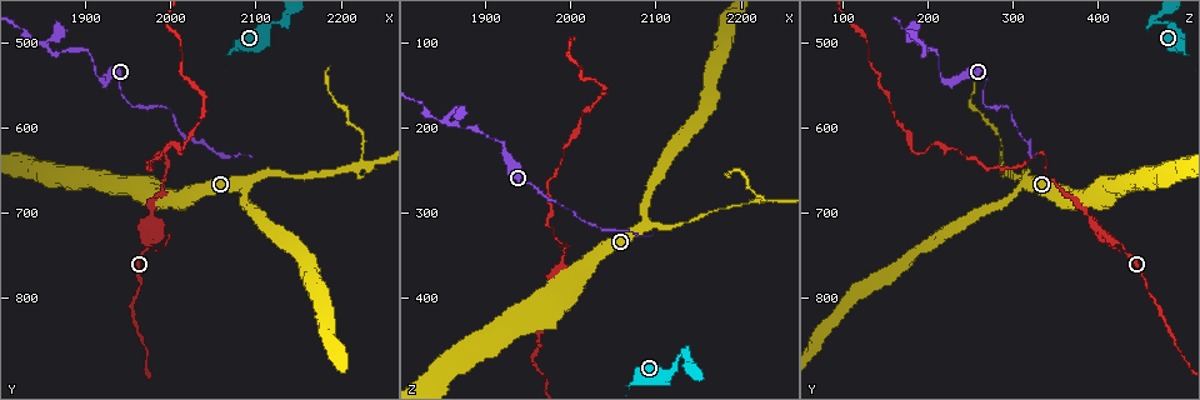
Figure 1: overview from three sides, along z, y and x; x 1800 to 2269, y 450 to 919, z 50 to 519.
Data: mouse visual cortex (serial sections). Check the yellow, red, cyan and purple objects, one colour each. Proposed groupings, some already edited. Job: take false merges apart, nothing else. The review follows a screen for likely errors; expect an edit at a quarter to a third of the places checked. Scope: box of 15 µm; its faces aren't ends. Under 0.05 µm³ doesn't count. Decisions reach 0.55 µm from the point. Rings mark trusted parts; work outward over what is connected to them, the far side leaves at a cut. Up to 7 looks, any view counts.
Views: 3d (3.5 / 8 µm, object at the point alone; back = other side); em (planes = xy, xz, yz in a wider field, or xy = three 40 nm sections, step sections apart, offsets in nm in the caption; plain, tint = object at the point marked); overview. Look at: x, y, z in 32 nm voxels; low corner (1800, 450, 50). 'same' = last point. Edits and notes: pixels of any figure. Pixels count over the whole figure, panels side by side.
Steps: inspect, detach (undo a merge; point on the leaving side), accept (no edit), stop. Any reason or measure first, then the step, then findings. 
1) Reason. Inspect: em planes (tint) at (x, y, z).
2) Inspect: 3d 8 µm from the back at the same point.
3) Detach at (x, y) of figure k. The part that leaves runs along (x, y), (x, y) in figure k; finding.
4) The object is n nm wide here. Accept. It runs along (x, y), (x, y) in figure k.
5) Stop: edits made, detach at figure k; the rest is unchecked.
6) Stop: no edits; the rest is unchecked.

Abrupt turn. Inspect: 3d 3.5 µm at (1990, 630, 335).

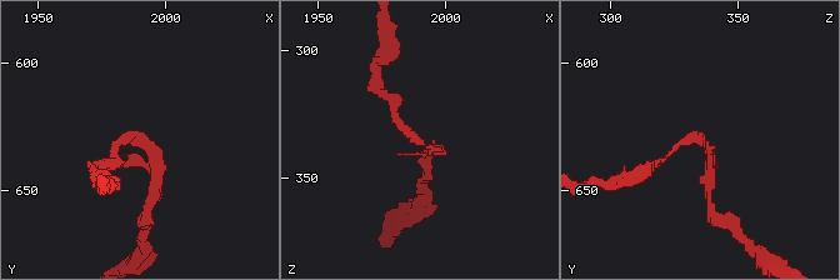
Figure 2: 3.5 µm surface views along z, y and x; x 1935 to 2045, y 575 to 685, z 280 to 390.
The arms are 100, 150 nm wide. Inspect: em xy step 2 (tint) at (1989, 629, 335).

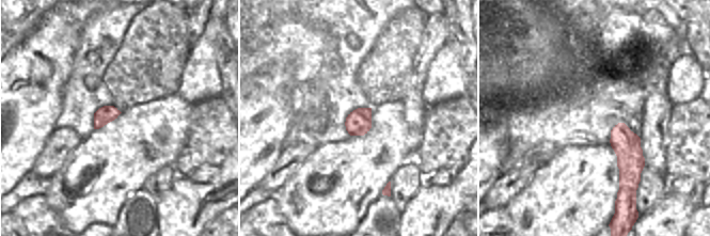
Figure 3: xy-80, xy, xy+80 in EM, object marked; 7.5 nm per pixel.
The object is 190 nm wide here. Accept. It runs along (426, 154), (380, 86) in figure 2; one cell here.

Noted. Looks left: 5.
Arms part here. Inspect: 3d 8 µm at (2220, 640, 290).

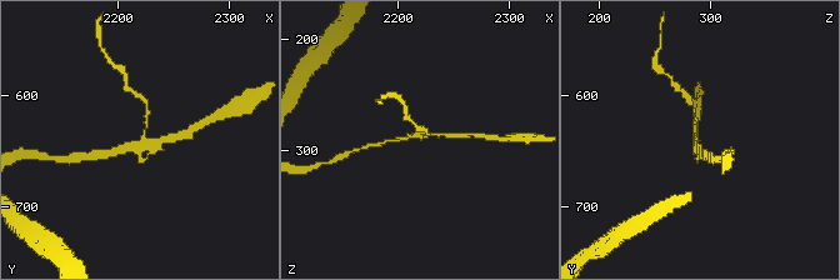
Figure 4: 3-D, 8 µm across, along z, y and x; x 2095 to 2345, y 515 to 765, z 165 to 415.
Inspect: em xy step 1 (tint) at (2216, 644, 288).

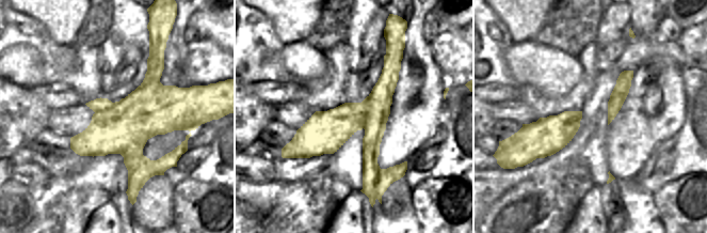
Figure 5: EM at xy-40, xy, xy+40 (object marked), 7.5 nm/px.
Accept. It runs along (389, 57), (368, 187) in figure 5; continuous, no second cell.

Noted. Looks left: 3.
Sharp bend. Inspect: 3d 3.5 µm from the back at (2015, 625, 185).

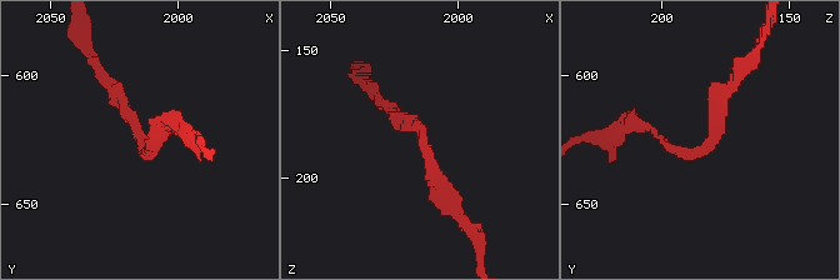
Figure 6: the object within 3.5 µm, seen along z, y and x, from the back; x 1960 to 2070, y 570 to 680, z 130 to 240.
The arms are 150, 200 nm wide. Inspect: em xy step 1 (tint) at (2013, 628, 185).

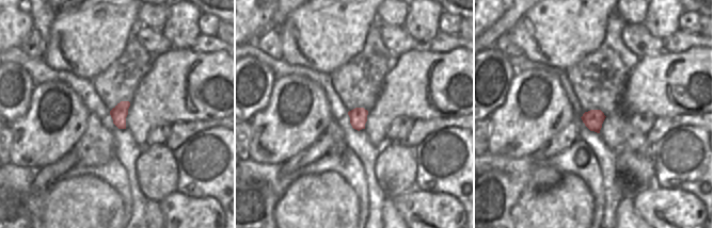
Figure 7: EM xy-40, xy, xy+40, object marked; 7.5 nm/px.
Accept. It runs along (454, 205), (423, 129), (388, 106) in figure 6; one cell here.

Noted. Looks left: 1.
Stop: no edits; the rest is unchecked.

